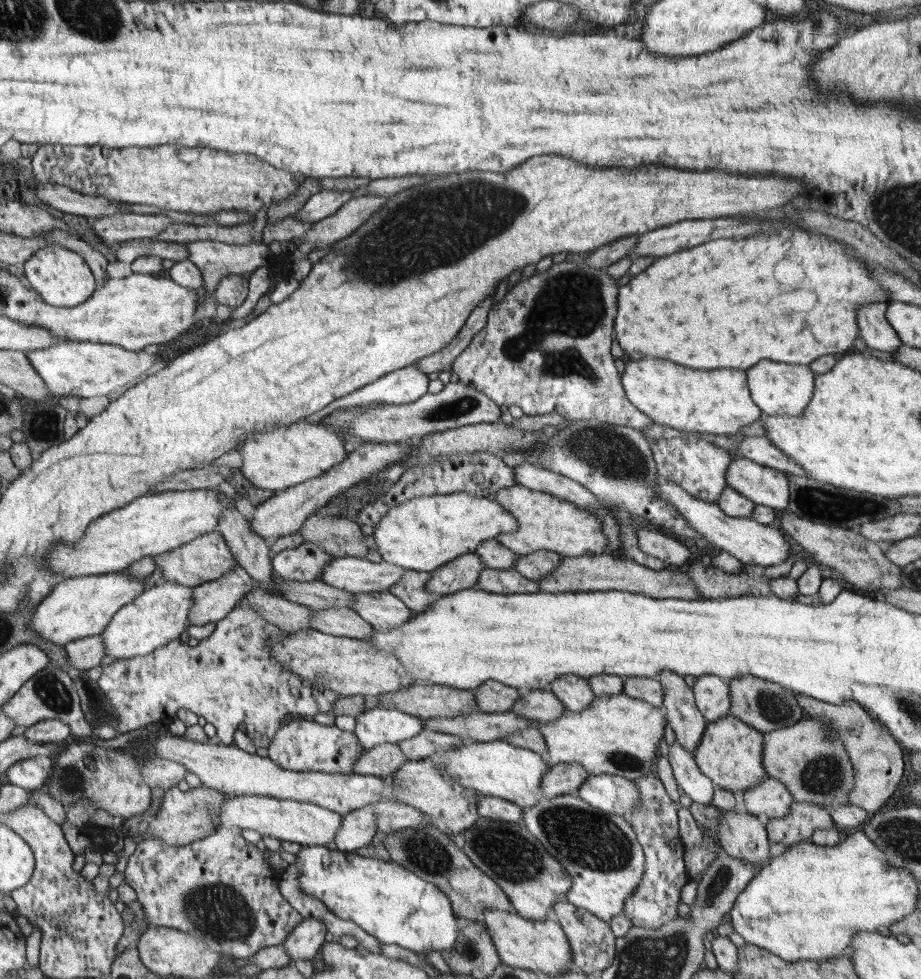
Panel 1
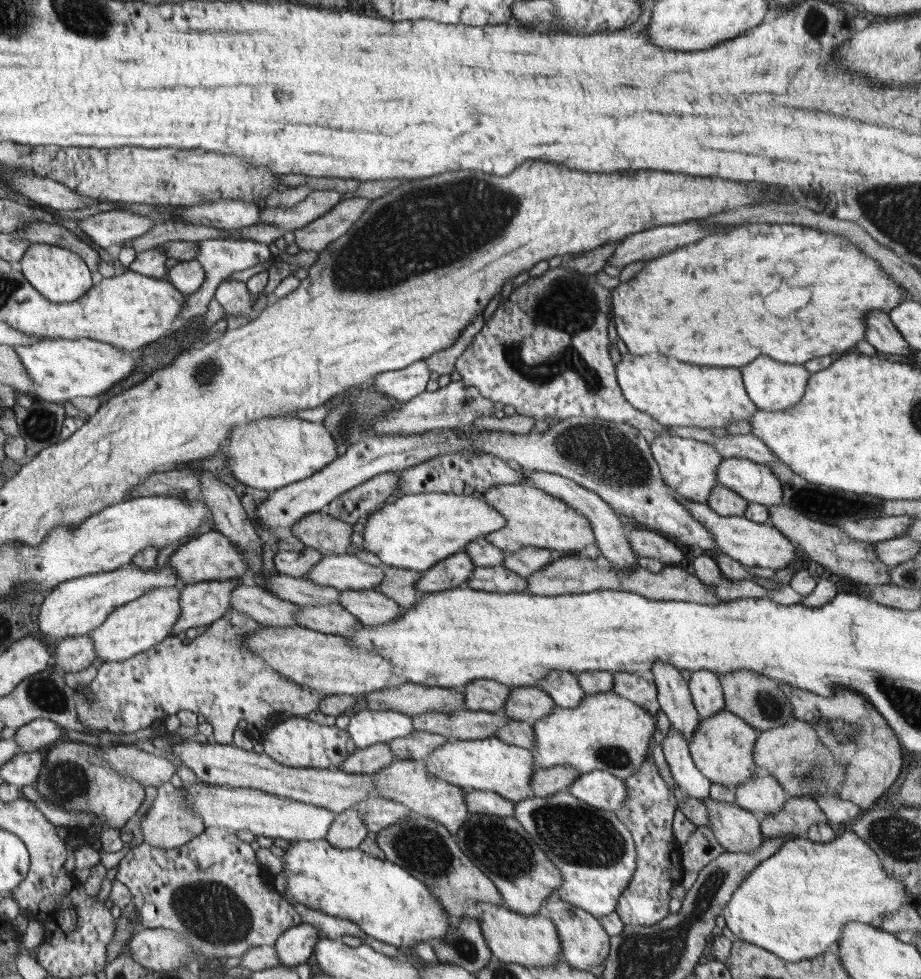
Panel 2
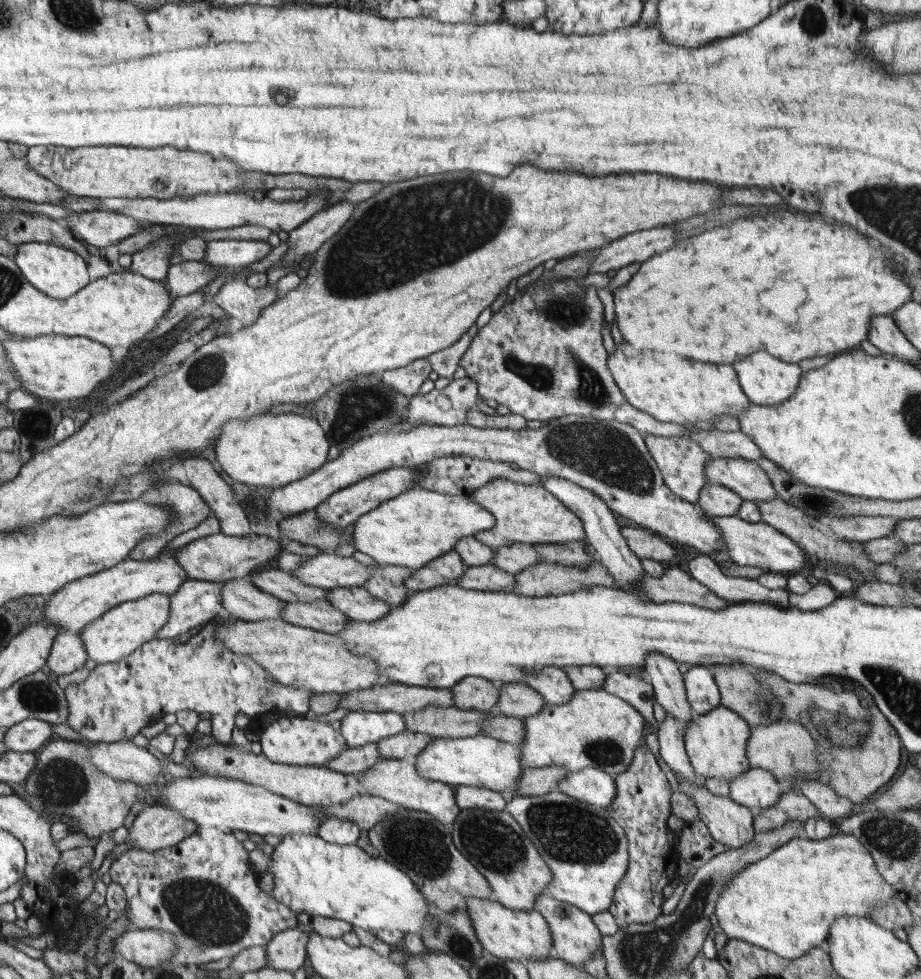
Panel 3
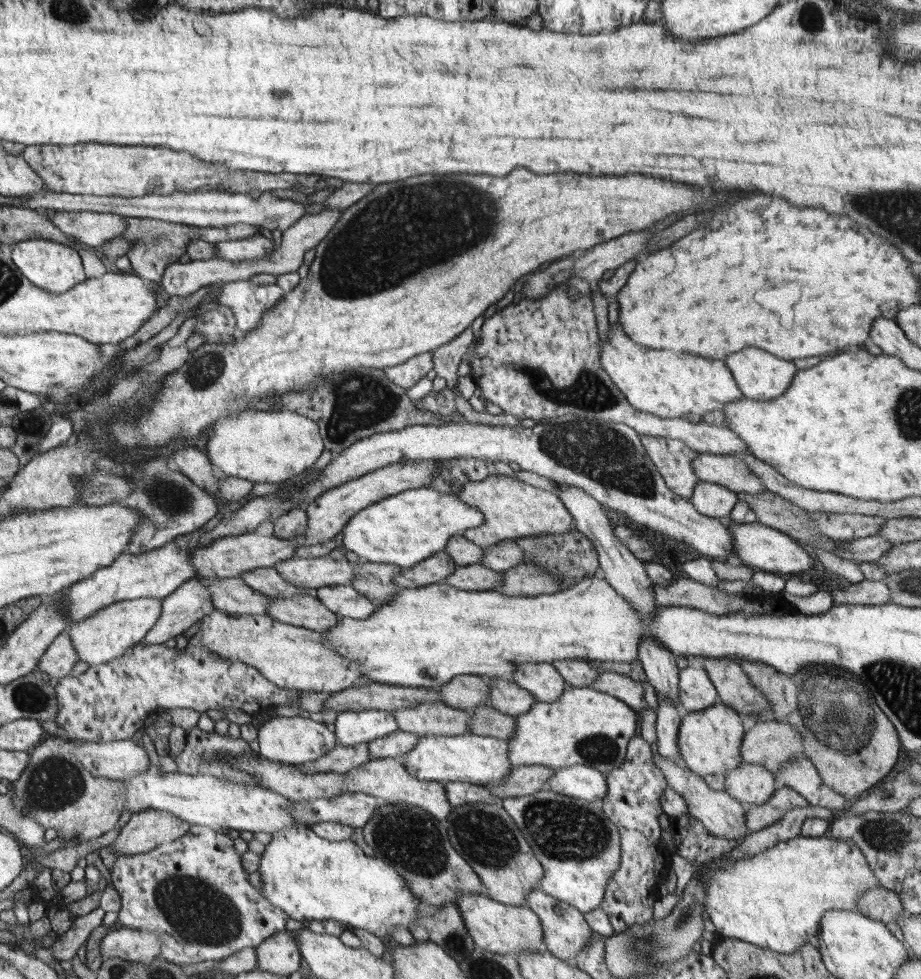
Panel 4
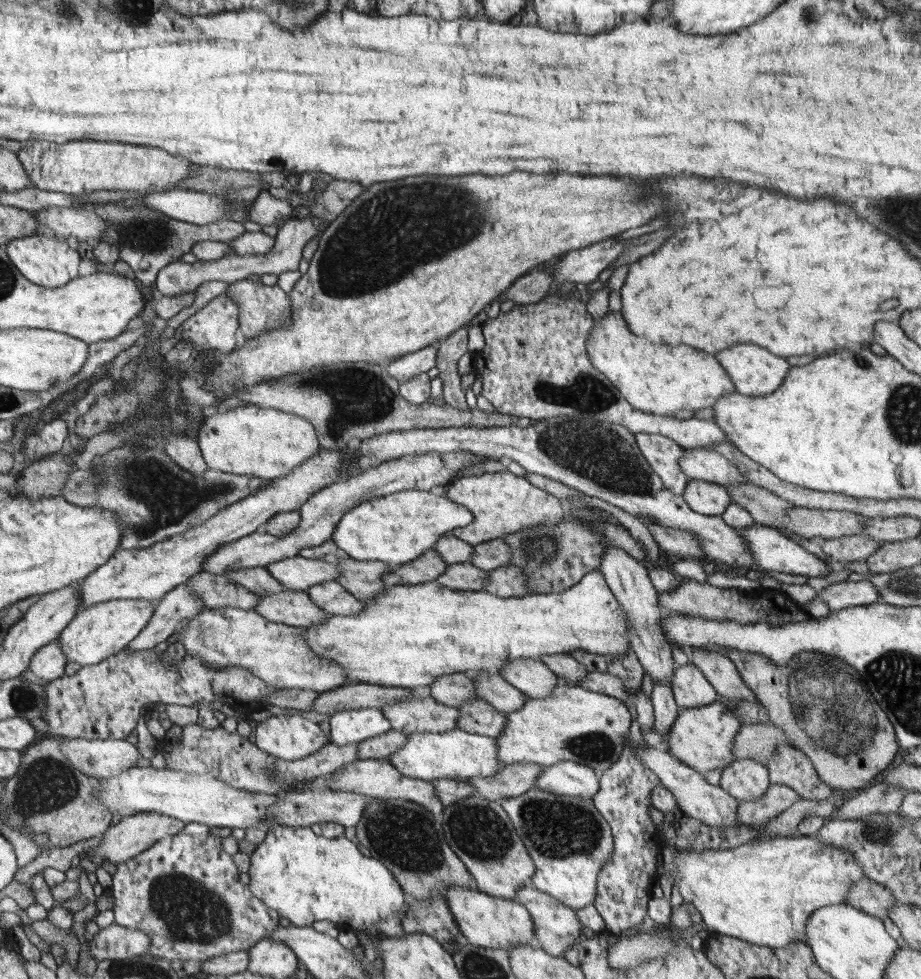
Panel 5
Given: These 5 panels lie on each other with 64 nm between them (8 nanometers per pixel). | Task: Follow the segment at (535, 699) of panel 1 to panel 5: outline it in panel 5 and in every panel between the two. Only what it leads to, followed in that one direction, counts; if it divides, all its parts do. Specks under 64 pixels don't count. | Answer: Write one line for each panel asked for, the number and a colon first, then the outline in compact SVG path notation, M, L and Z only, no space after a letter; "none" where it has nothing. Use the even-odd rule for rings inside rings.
2: M517 686L511 688L511 696L501 714L517 722L535 722L549 716L553 710L555 702L545 690L539 690L537 686Z
3: M499 684L499 688L501 694L495 712L499 712L501 716L523 720L529 716L537 716L547 704L537 690L525 684Z
4: M495 676L493 680L487 682L489 682L489 706L501 714L515 718L519 714L527 714L537 702L537 698L529 690L517 686L513 680L509 682Z
5: M471 672L471 678L475 680L475 692L479 700L489 702L497 712L503 716L509 712L517 712L525 706L527 696L511 686L505 678L499 674L485 674L485 672Z

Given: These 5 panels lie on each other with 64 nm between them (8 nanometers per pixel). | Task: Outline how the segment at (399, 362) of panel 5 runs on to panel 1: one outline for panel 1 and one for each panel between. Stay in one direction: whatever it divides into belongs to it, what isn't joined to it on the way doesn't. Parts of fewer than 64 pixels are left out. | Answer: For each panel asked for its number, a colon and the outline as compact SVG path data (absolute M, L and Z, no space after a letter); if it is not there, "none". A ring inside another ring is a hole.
1: M415 364L409 368L401 368L397 372L391 372L387 376L381 376L379 380L331 402L327 408L303 418L307 424L319 424L323 418L333 414L339 408L357 408L367 406L371 402L379 402L385 406L401 406L411 404L425 396L429 392L429 380L427 374L423 374Z
2: M423 360L395 370L395 372L383 372L377 378L371 380L373 388L381 394L387 394L399 402L409 402L415 396L423 394L427 390L427 382L429 382L429 368Z
3: M419 358L403 368L395 368L395 370L387 370L381 372L381 380L387 382L391 388L395 388L395 392L401 392L403 396L411 398L419 392L421 384L425 384L427 374L431 372L431 364L427 358Z
4: M423 352L421 356L413 356L405 364L391 366L385 370L387 380L401 388L413 388L429 370L433 370L433 352Z

